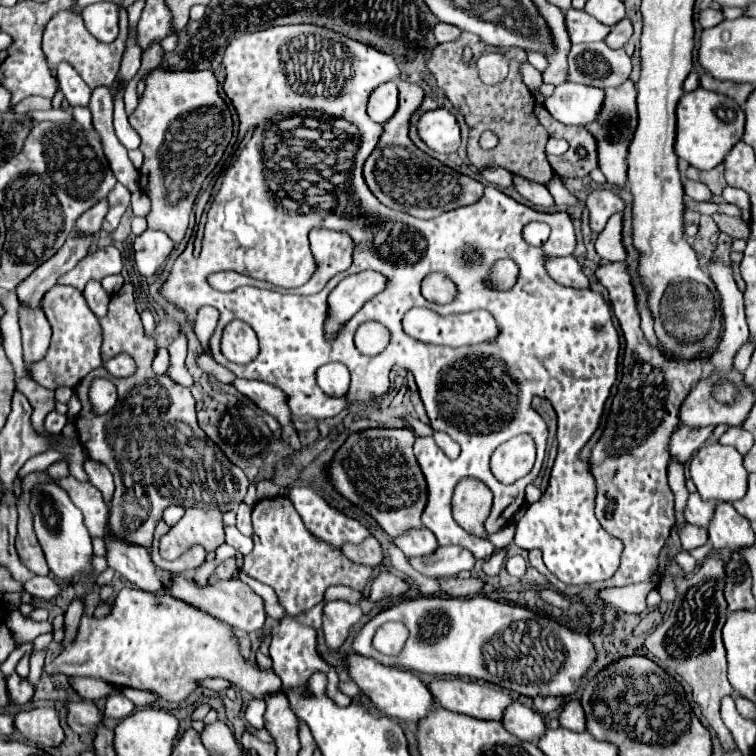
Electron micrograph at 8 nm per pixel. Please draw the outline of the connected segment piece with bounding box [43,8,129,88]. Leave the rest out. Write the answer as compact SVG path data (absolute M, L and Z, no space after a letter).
M121 8L121 16L119 16L119 36L113 44L101 44L97 38L93 38L87 28L85 28L83 19L80 15L70 11L61 11L55 14L45 27L43 34L43 52L49 60L51 66L57 66L59 62L69 62L79 76L85 80L85 84L89 88L99 88L101 84L105 86L113 86L115 74L119 70L119 62L121 62L121 54L125 48L125 40L127 40L127 12Z

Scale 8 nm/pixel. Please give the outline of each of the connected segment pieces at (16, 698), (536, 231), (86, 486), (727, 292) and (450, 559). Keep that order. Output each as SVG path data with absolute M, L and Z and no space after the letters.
M17 672L7 678L7 688L13 704L27 704L35 692L35 686L29 682L29 678L21 678Z
M531 222L527 224L522 232L524 240L533 246L540 247L548 239L550 228L545 223Z
M65 476L65 478L53 480L53 482L61 484L61 488L65 488L65 492L73 500L73 504L83 512L85 526L87 526L91 538L105 536L109 508L105 504L101 492L91 482L79 482L73 476Z
M713 262L709 266L709 272L721 294L721 306L723 306L723 314L725 314L725 324L723 324L725 332L723 332L723 338L721 338L717 350L713 352L711 364L715 370L729 370L733 366L733 356L735 356L737 348L749 338L749 328L745 322L743 294L737 290L729 266L725 266L721 262Z
M439 546L437 552L429 556L417 556L409 558L409 564L431 578L449 578L459 574L461 570L473 570L475 558L469 550L457 548L457 546Z

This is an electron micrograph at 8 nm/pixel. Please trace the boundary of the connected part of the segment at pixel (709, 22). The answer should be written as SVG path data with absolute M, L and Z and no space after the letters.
M715 8L701 10L701 14L699 14L699 24L701 24L701 28L713 28L713 26L717 26L721 20L723 20L723 14L721 14L721 10L715 10Z

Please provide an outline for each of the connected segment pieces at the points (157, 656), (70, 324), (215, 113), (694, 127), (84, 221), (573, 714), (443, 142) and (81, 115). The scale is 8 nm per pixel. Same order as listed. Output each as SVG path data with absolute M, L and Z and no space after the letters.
M123 588L107 618L83 616L77 642L67 646L51 666L53 672L67 676L91 676L113 686L153 692L165 702L183 702L195 682L207 676L221 676L259 700L281 692L281 680L273 670L263 672L243 660L231 628L221 620L169 594L155 596L137 588Z
M55 284L45 296L43 296L43 312L53 328L51 346L43 360L33 364L31 378L47 388L55 390L57 386L69 386L73 388L83 376L87 376L91 370L101 366L101 326L97 316L89 310L83 294L71 286L59 286Z
M155 68L145 78L145 92L139 98L139 106L129 116L131 126L141 136L141 152L145 156L141 168L141 190L151 200L151 212L147 214L147 222L151 230L161 230L167 236L185 236L191 206L195 202L197 192L201 190L203 180L221 160L227 144L233 136L233 120L227 104L217 94L217 80L209 70L163 70Z
M697 88L695 92L683 94L677 104L675 154L697 170L713 170L741 140L743 126L745 126L745 114L737 102L733 102L723 94Z
M107 198L105 200L99 200L93 208L89 208L89 212L83 212L79 218L77 218L77 224L75 228L79 232L85 232L85 234L95 234L101 230L101 224L105 220L105 212L109 210L107 206Z
M569 700L563 704L563 710L559 714L559 724L573 732L585 732L585 714L579 700Z
M443 108L423 112L417 122L419 138L435 152L453 154L461 144L459 124L455 116Z
M76 106L73 108L73 118L79 122L84 131L91 132L94 130L89 107Z

